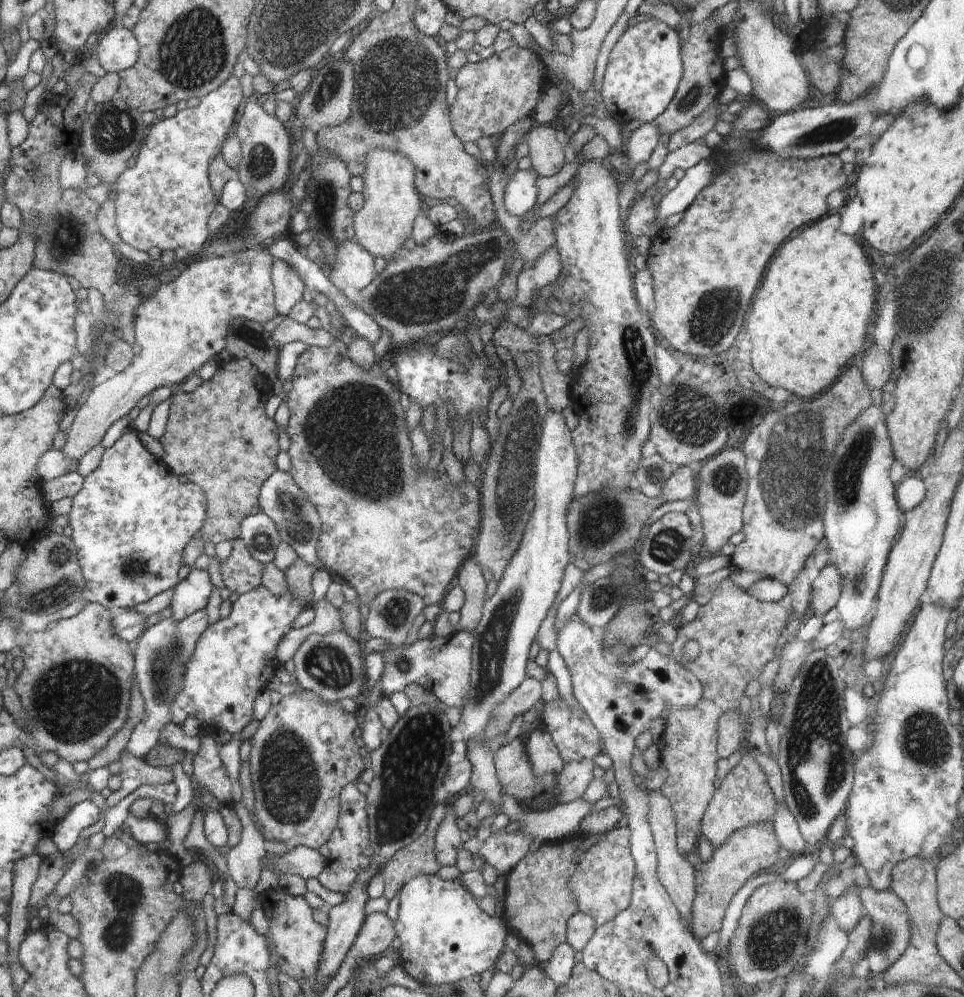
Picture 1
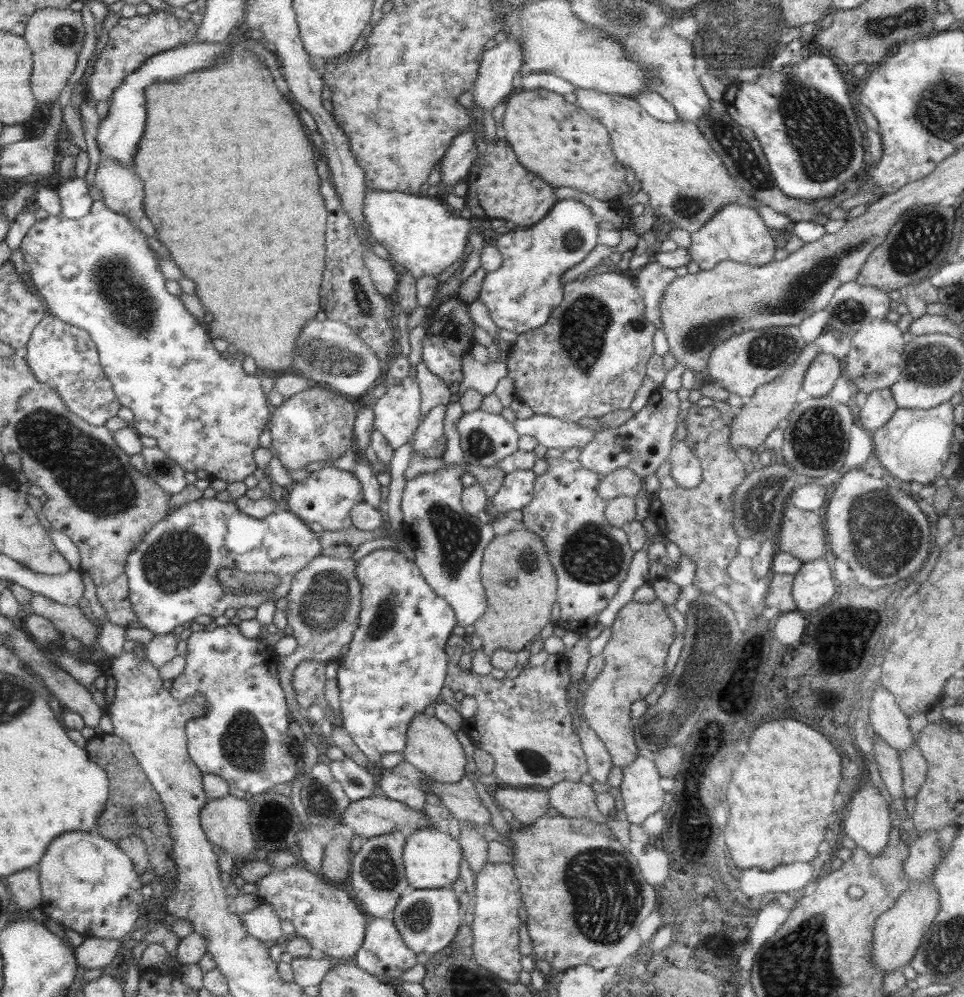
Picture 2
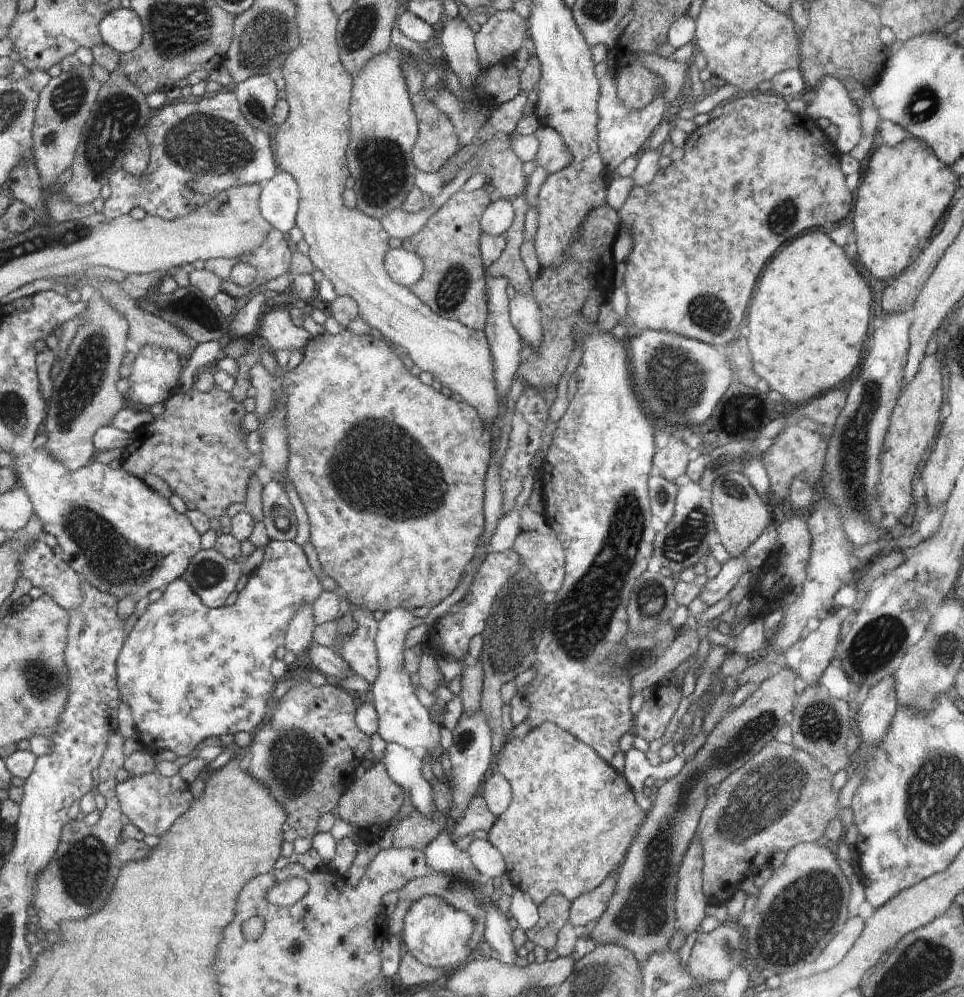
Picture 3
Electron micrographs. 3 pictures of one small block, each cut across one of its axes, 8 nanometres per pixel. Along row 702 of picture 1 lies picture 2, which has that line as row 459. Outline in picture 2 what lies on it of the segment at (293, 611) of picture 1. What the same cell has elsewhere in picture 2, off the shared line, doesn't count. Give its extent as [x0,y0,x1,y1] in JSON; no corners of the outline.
[19,200,273,484]

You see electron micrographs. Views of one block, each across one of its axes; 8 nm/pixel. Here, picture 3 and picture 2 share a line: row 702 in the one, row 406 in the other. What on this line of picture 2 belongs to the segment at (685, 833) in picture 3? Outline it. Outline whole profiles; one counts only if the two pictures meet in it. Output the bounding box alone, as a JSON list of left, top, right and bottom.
[728,344,820,453]

